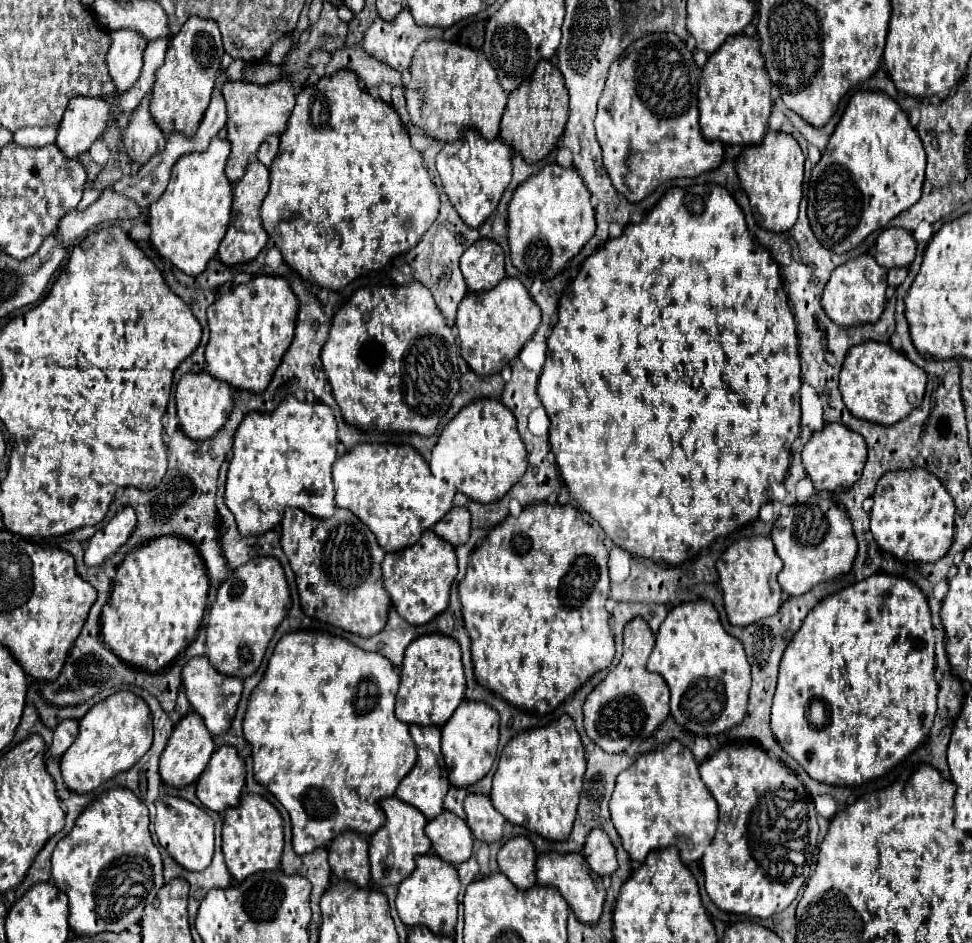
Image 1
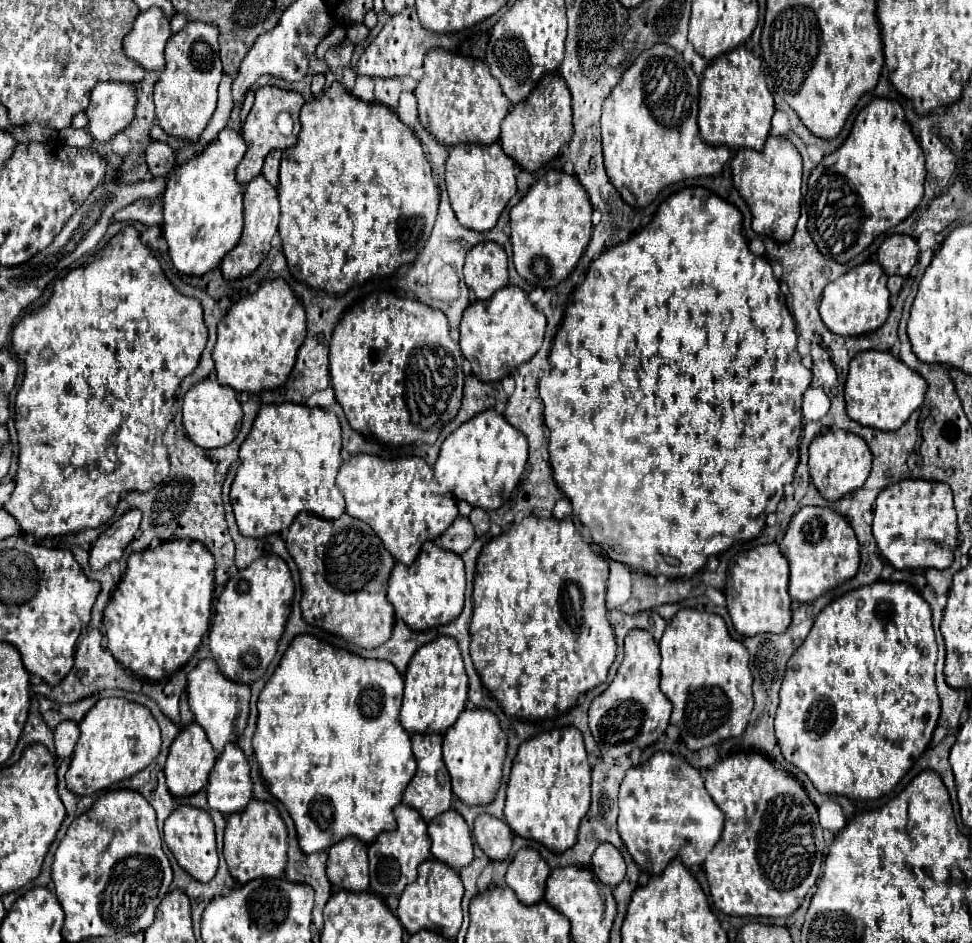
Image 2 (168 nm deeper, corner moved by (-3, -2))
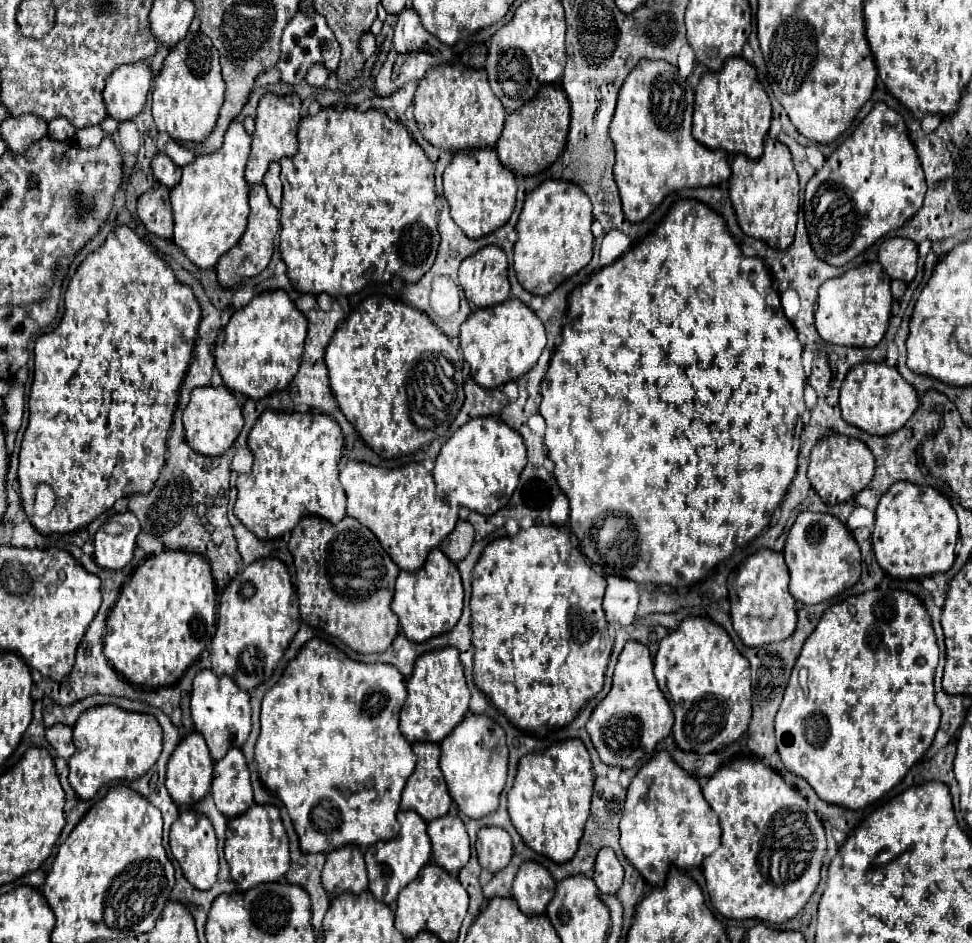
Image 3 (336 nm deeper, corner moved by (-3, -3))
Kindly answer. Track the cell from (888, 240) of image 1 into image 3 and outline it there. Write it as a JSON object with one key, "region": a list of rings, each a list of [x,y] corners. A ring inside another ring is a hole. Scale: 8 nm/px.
{"region":[[[886,238],[880,246],[878,260],[892,280],[910,282],[916,276],[918,250],[908,238]]]}

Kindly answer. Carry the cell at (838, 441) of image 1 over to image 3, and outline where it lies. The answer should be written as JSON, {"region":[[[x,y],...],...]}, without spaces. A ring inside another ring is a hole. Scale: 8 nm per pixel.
{"region":[[[834,434],[834,436],[826,436],[818,440],[816,446],[812,448],[808,478],[812,488],[818,492],[818,496],[826,504],[840,504],[854,498],[858,492],[862,492],[870,484],[872,476],[874,476],[874,456],[866,448],[866,444],[862,444],[856,438]]]}

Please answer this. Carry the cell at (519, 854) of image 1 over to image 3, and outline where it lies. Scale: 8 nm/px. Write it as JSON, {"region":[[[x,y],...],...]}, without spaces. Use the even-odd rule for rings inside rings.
{"region":[[[526,860],[514,878],[512,898],[518,902],[522,912],[542,914],[554,896],[554,884],[552,874],[542,864]]]}

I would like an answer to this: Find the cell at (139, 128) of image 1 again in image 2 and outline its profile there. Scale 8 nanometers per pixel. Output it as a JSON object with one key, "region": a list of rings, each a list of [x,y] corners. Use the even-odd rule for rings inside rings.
{"region":[[[152,141],[146,149],[146,163],[152,175],[166,175],[166,171],[174,169],[174,151],[160,141]]]}

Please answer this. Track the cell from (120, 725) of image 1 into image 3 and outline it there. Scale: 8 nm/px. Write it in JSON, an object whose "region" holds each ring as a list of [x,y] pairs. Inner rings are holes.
{"region":[[[114,704],[94,706],[74,724],[76,752],[68,760],[68,782],[82,800],[90,800],[102,786],[114,780],[136,780],[148,772],[162,752],[162,728],[152,714],[128,712]]]}

